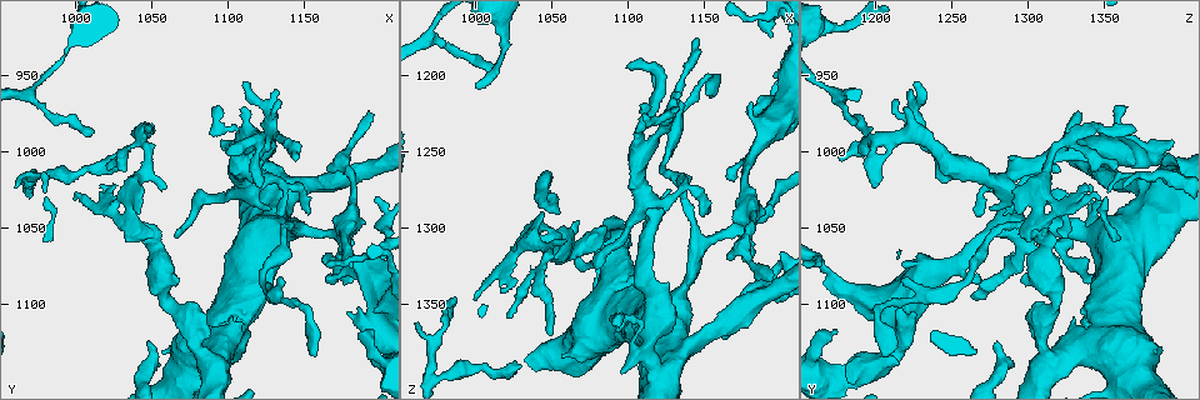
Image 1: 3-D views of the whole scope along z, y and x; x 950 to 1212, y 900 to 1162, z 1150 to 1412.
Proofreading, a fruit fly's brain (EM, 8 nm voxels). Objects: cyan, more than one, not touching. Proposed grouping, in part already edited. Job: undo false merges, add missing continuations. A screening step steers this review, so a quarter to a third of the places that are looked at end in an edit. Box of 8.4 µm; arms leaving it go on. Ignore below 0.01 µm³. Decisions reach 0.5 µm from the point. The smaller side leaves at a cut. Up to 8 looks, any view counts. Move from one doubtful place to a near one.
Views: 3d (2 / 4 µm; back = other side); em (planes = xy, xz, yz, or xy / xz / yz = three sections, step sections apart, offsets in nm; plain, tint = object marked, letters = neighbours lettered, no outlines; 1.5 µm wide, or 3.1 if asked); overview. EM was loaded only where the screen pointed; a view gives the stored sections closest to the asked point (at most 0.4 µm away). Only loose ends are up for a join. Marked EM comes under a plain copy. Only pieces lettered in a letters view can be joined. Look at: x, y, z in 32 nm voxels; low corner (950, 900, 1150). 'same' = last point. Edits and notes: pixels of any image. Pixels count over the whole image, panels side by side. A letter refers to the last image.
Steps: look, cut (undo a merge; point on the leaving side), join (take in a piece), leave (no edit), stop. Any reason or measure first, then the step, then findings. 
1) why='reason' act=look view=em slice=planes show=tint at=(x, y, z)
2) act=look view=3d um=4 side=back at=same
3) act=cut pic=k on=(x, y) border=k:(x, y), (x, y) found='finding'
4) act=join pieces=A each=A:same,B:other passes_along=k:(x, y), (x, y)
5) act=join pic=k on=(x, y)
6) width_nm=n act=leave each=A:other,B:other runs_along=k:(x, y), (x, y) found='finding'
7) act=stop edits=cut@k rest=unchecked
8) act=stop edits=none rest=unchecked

why='tapers out' act=look view=em slice=xy step=8 show=letters at=(1010, 984, 1196)

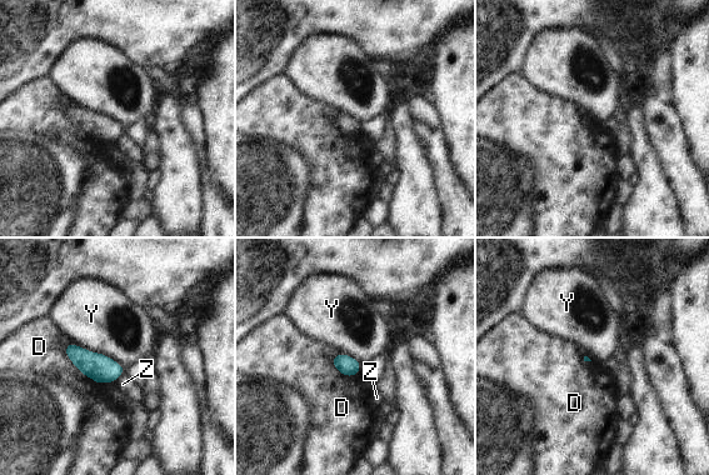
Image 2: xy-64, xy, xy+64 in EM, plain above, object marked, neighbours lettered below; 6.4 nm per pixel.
act=leave each=D:other,Y:other,Z:other border=2:(69, 340), (110, 356), (124, 369) found='no lettered piece goes on from it'

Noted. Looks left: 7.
why='an open end' act=look view=3d um=4 side=back at=(1136, 1082, 1218)

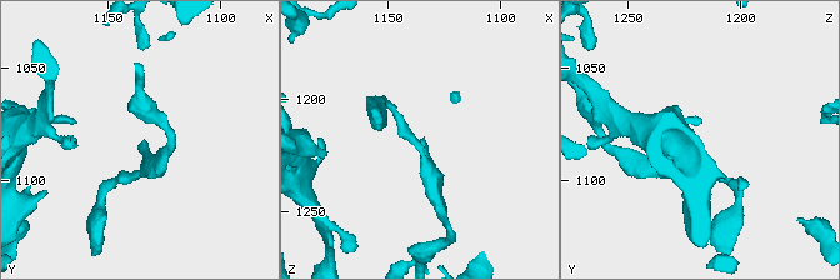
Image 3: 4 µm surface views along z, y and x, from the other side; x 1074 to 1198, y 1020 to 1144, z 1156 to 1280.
why='need the tissue' act=look view=em slice=planes show=letters at=(1134, 1083, 1217)

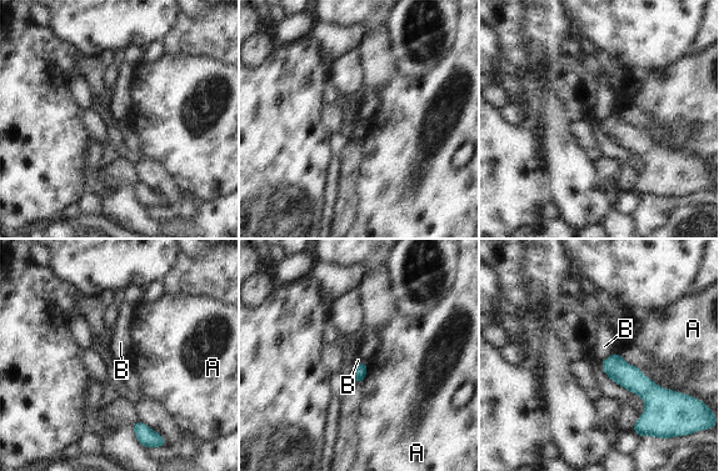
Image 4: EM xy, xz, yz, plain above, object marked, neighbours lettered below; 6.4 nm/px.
longest_contact=A:300nm act=leave each=A:other,B:other found='none of them fits'

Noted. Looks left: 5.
why='sharp bend' act=look view=3d um=4 at=(972, 1016, 1396)

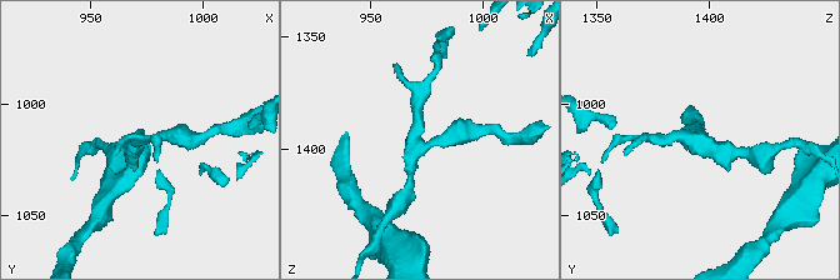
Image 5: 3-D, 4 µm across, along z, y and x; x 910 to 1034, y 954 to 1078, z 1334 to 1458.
why='need the tissue' act=look view=em slice=planes show=tint at=(973, 1016, 1398)

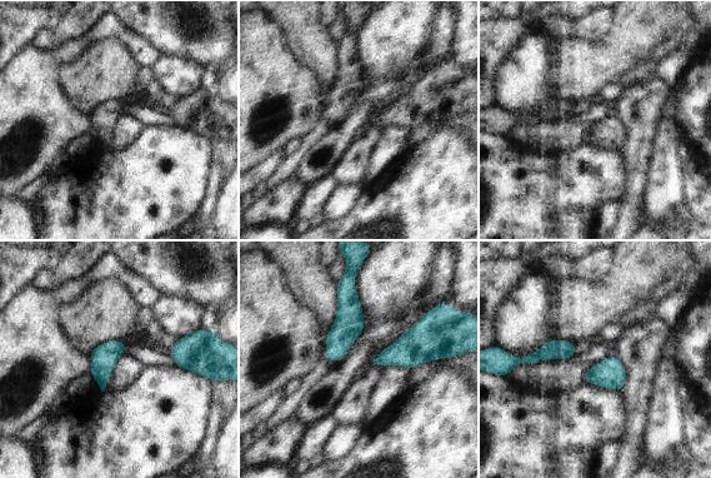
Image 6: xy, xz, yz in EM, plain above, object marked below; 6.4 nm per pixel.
why='see the neighbours' act=look view=em slice=planes show=letters at=same

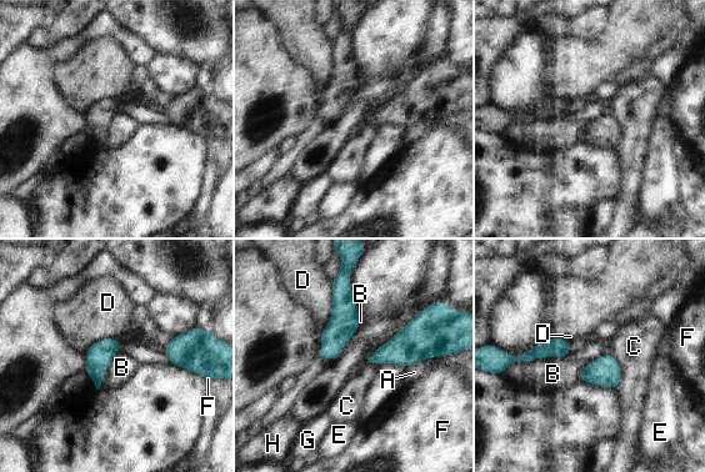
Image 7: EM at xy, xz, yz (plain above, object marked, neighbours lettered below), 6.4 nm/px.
act=leave each=A:other,B:other,C:other,D:other,E:other,F:other,G:other,H:other border=7:(571, 354), (535, 357), (524, 363) found='one neuron here'

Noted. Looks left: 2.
act=stop edits=none rest=unchecked

